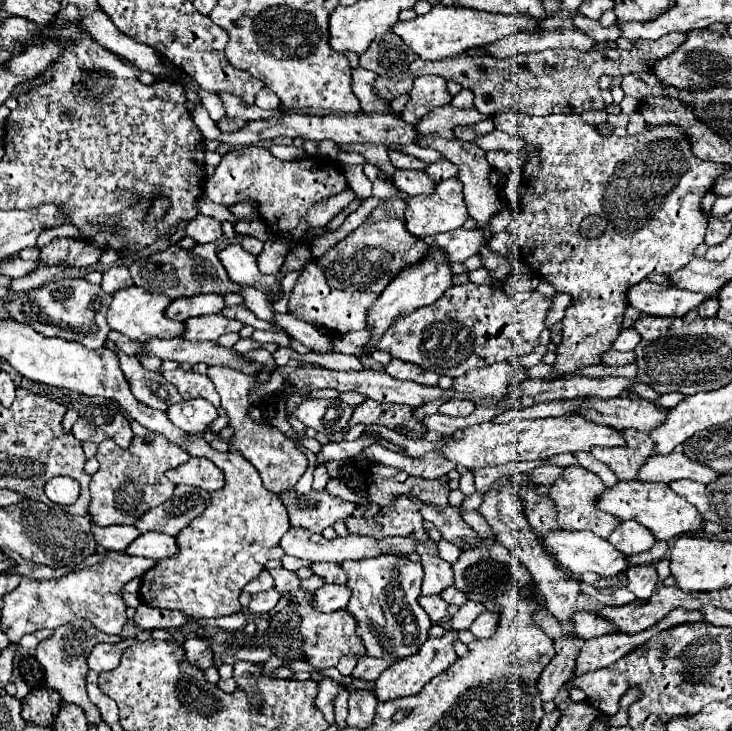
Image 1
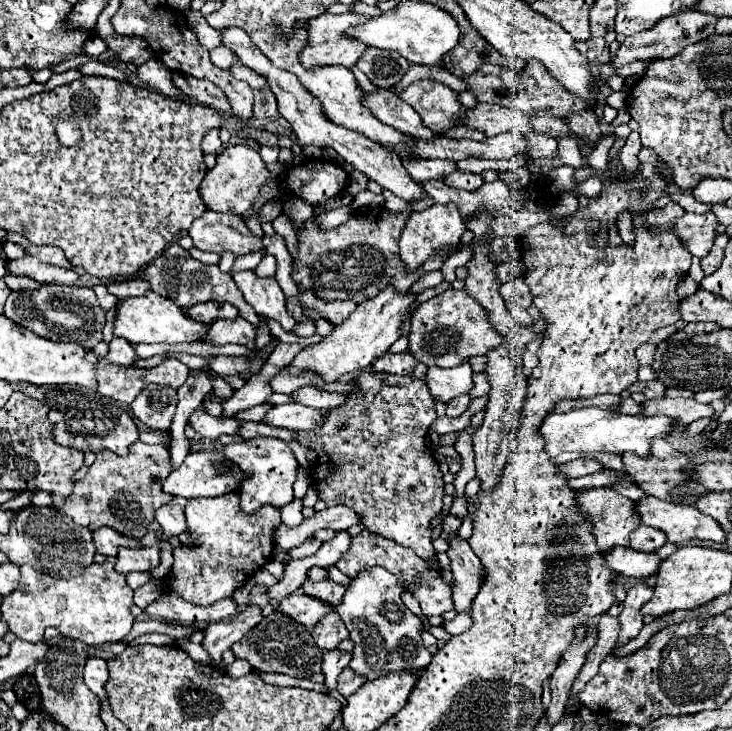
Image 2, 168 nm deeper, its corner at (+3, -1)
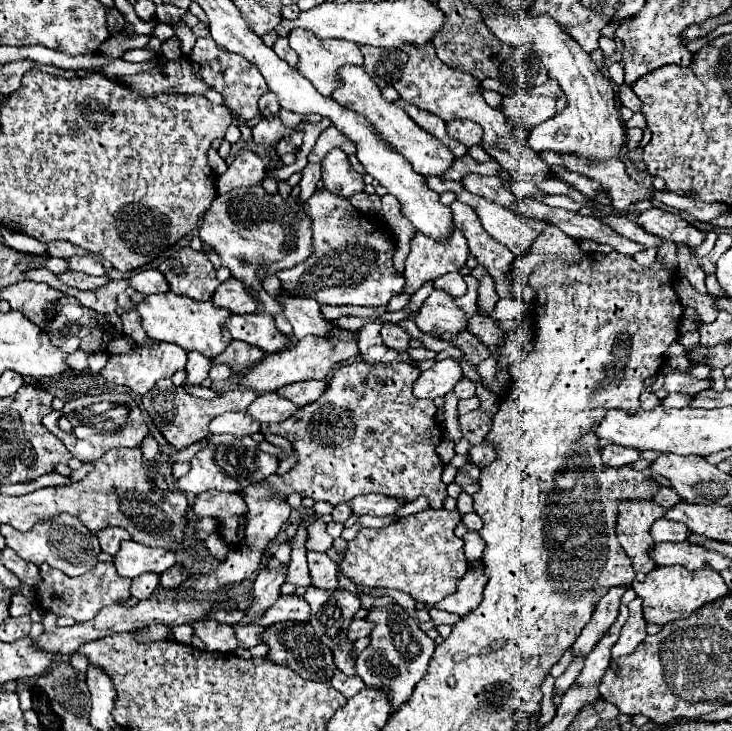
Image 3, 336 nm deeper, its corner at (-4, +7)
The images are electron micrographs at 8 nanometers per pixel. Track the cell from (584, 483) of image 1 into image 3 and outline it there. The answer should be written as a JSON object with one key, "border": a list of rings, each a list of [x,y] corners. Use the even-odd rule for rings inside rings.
{"border":[[[621,500],[617,514],[617,538],[627,556],[633,562],[635,572],[651,572],[655,564],[647,556],[647,548],[653,544],[649,536],[651,524],[663,516],[665,508],[651,500]]]}

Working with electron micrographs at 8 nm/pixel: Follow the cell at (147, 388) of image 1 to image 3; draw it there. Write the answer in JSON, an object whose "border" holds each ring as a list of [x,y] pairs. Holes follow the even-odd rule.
{"border":[[[169,378],[159,380],[145,396],[143,396],[143,406],[147,414],[153,418],[153,424],[159,428],[159,432],[175,446],[175,448],[185,448],[189,444],[199,442],[209,434],[209,422],[225,412],[245,412],[255,400],[257,392],[253,390],[227,390],[223,392],[221,398],[215,400],[201,400],[185,392],[183,386],[175,386]]]}

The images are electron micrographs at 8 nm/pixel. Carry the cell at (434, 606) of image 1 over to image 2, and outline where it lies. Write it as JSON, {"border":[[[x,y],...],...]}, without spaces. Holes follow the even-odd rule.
{"border":[[[362,530],[358,536],[352,538],[348,552],[342,554],[342,558],[336,562],[336,568],[346,574],[348,578],[356,578],[360,572],[366,572],[374,566],[382,566],[388,568],[394,576],[400,576],[404,582],[404,590],[412,592],[412,596],[420,602],[424,616],[440,616],[448,610],[452,610],[452,592],[450,592],[450,584],[444,582],[442,578],[442,568],[438,558],[436,560],[420,560],[420,556],[416,556],[416,552],[412,552],[412,548],[404,548],[384,536],[376,536],[374,532],[366,532]]]}

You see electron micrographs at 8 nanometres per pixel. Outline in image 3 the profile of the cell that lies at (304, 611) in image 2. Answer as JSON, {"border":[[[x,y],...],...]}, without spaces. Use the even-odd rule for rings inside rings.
{"border":[[[279,596],[275,606],[263,614],[263,620],[259,620],[259,626],[271,626],[277,622],[287,620],[299,620],[307,622],[311,616],[311,606],[303,600],[303,596]]]}

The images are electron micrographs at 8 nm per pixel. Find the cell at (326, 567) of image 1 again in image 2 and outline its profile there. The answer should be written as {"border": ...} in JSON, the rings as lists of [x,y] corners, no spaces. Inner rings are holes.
{"border":[[[306,580],[302,584],[302,590],[312,598],[330,604],[332,608],[336,608],[344,596],[344,586],[336,584],[334,580],[322,580],[322,582],[308,582]]]}

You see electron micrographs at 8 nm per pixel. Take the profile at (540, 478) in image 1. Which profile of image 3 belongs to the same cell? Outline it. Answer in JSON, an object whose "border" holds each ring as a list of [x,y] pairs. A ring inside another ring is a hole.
{"border":[[[609,444],[601,452],[601,460],[605,466],[625,466],[639,460],[639,450],[635,448],[623,448],[617,444]]]}

